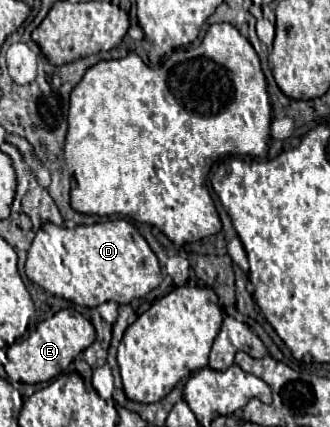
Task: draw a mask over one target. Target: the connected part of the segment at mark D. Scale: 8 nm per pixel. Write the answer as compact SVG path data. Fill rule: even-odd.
M125 219L79 225L73 229L45 223L27 253L27 277L51 295L75 305L97 307L105 301L131 303L161 283L161 267L143 235Z

